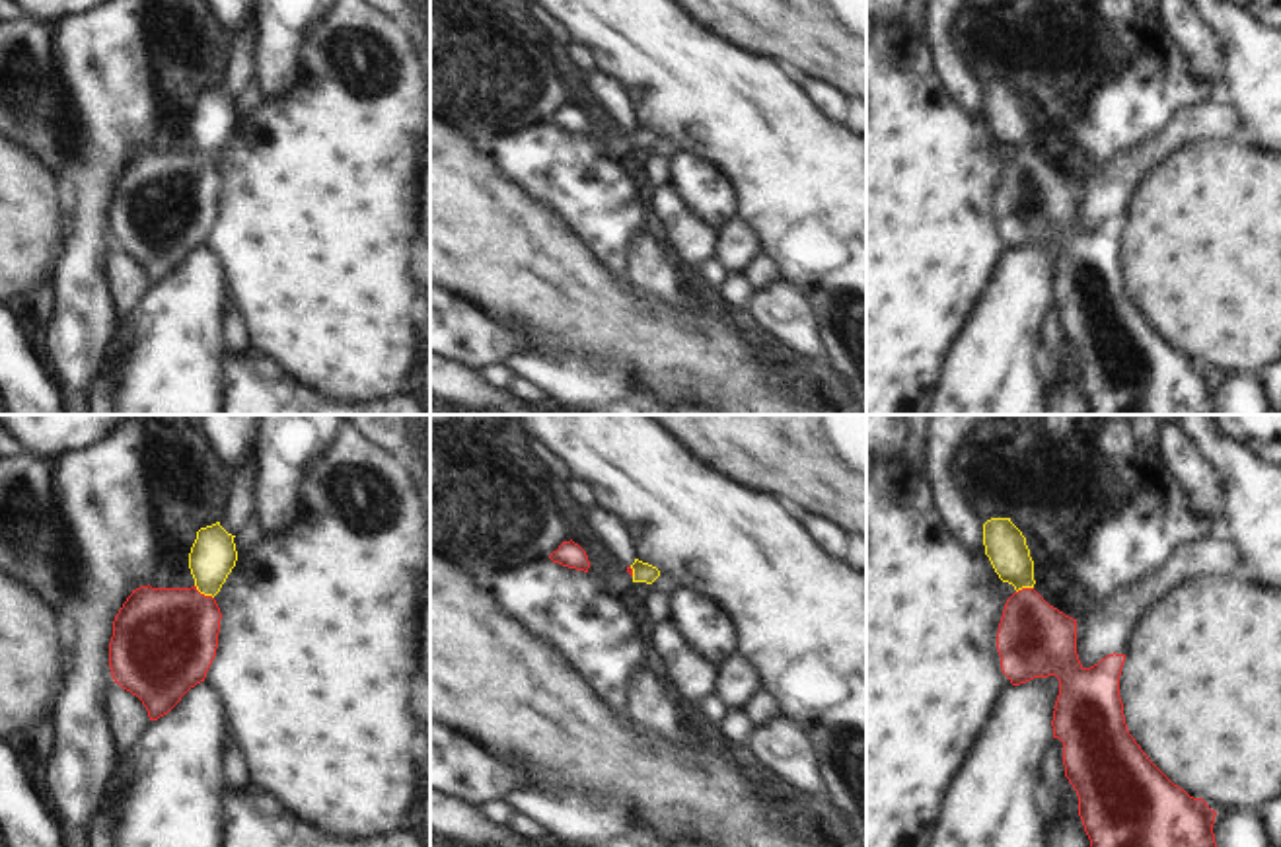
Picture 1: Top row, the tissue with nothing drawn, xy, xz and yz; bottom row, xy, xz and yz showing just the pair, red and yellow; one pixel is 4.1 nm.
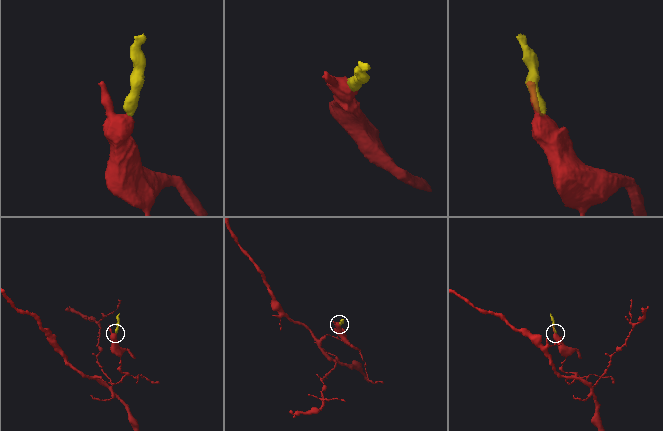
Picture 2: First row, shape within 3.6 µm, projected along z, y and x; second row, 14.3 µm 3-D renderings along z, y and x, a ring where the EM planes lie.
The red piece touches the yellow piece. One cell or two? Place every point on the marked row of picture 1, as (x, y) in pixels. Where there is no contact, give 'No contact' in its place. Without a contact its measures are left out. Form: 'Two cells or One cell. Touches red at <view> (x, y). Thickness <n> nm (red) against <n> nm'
One cell. Touches red at xy (203, 594). Thickness 440 nm (red) against 190 nm.

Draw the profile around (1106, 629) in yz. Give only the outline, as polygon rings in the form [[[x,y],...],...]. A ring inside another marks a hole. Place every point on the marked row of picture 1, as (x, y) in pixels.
[[[1226,530],[1180,545],[1170,559],[1143,580],[1112,594],[1100,608],[1077,619],[1077,654],[1082,668],[1108,654],[1125,654],[1141,617],[1164,594],[1199,576],[1242,576],[1242,557]]]

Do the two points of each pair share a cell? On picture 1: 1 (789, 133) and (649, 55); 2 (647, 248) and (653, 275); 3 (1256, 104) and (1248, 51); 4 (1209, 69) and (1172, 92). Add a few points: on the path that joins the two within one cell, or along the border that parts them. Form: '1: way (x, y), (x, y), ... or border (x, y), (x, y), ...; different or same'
1: way (754, 123), (734, 108), (709, 98), (684, 80); same
2: way (647, 254), (649, 269); same
3: way (1256, 90), (1256, 65); same
4: border (1172, 37), (1188, 69), (1217, 92); different

